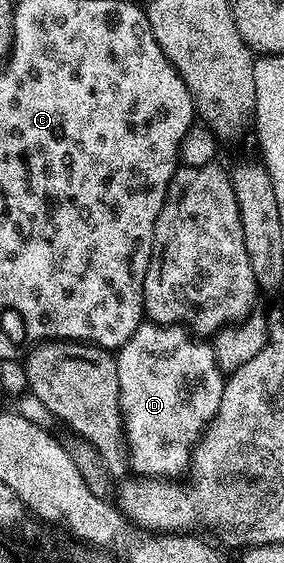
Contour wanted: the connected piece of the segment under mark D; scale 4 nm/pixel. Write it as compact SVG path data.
M143 322L131 334L131 338L116 353L117 369L121 375L121 417L125 423L125 441L129 443L129 456L131 468L134 473L140 474L145 478L177 478L184 468L190 467L193 458L193 449L201 441L205 429L215 418L219 406L223 402L223 390L225 389L226 373L221 372L219 363L216 362L215 350L208 339L198 338L188 327L179 324L155 324Z

